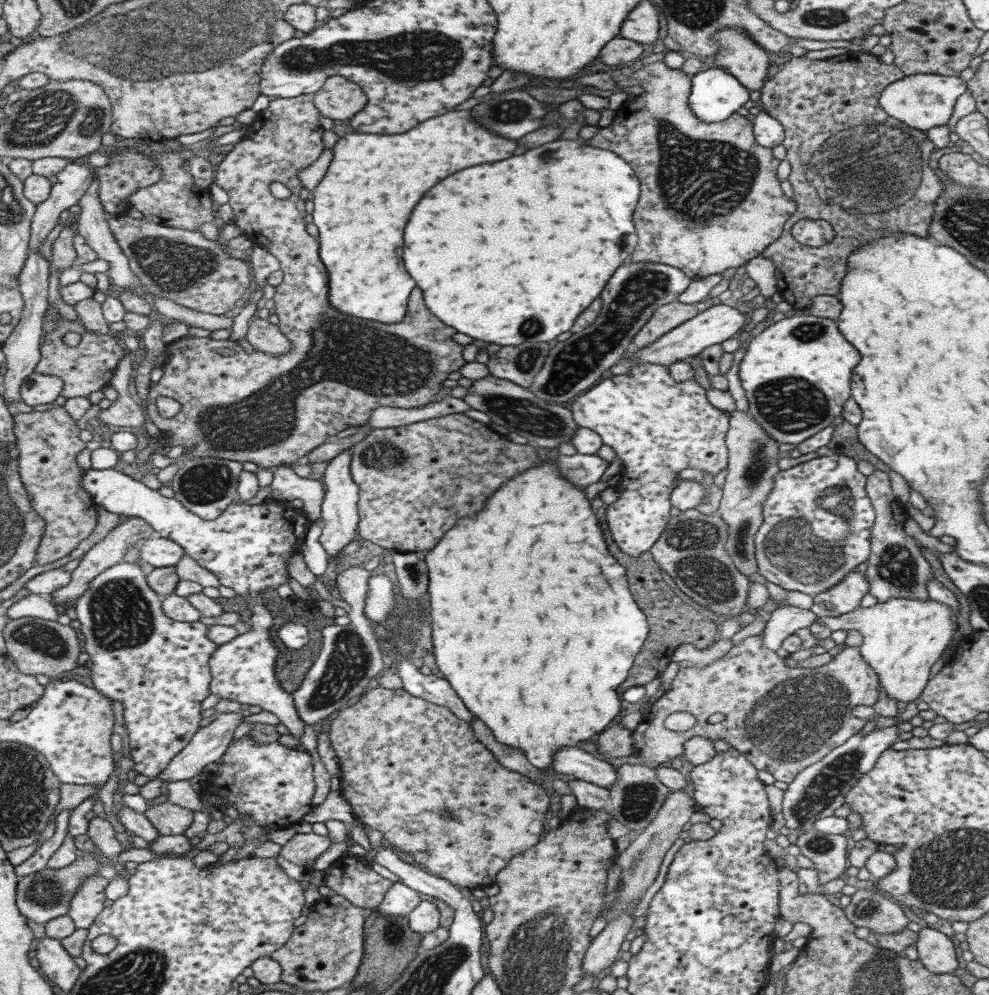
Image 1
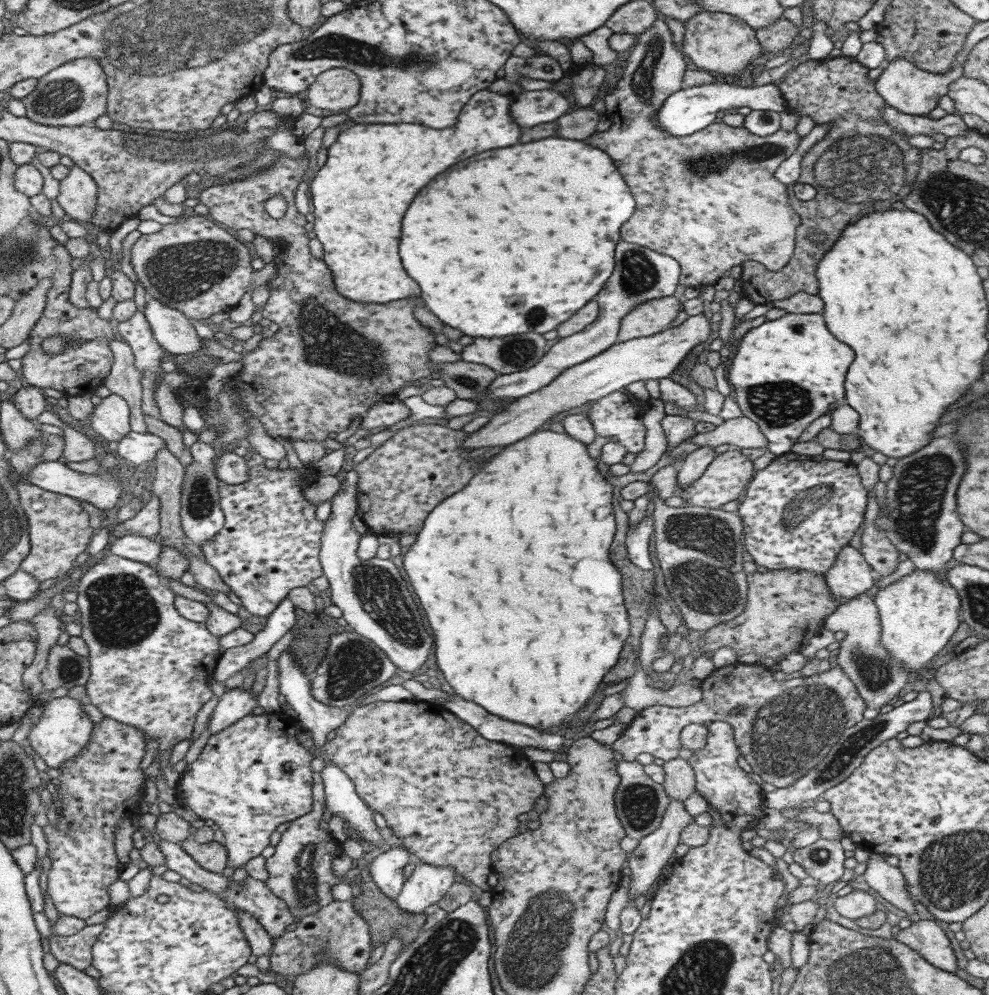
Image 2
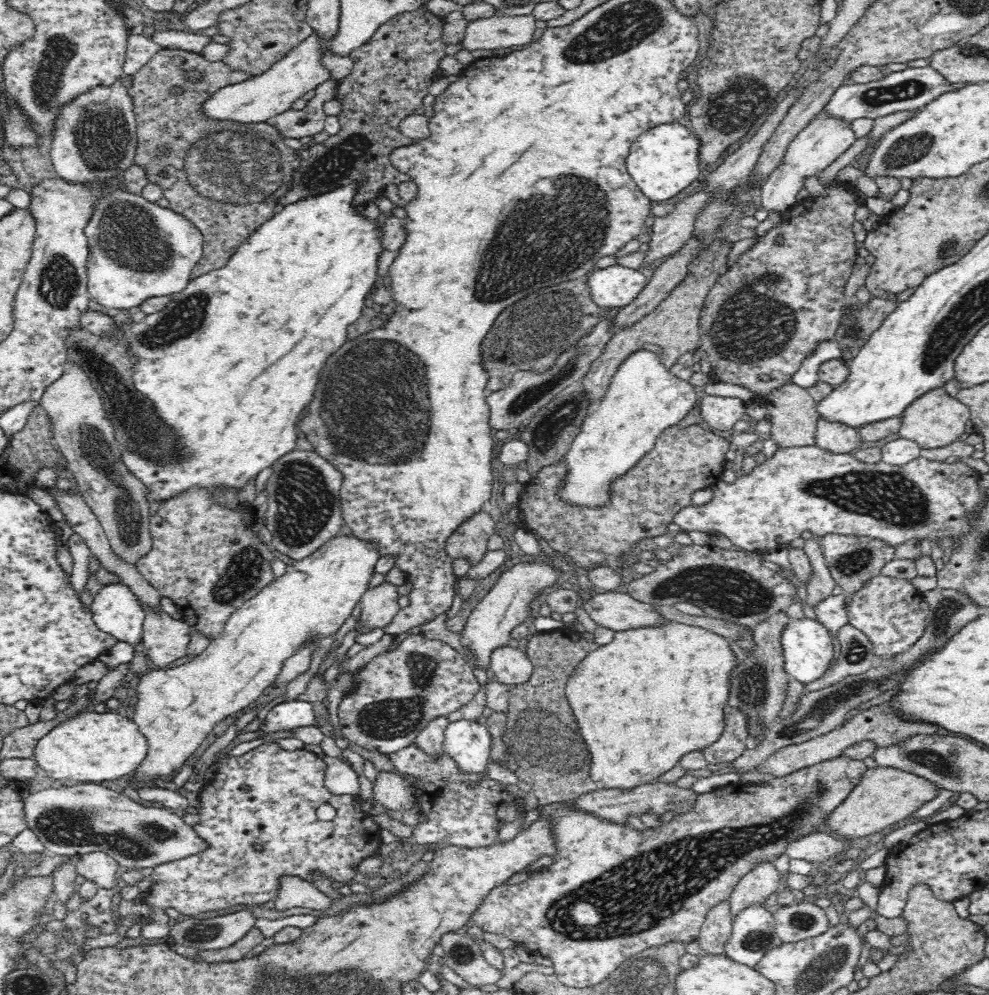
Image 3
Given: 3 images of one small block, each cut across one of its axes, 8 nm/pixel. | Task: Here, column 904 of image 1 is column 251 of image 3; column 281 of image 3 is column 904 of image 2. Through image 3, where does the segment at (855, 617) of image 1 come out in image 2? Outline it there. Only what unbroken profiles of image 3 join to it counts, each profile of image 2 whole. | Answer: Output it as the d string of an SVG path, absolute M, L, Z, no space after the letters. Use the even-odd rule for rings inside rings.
M918 570L880 589L875 595L879 613L881 644L892 659L909 672L920 671L932 661L956 632L960 623L961 600L947 578Z

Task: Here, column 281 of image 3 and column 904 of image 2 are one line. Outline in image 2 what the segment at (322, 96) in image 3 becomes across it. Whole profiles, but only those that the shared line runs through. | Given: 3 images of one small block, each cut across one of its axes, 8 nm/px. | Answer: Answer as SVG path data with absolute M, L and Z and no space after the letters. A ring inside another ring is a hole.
M884 104L882 119L895 132L900 132L909 137L918 134L928 136L937 133L946 137L964 137L971 136L973 132L960 115L947 114L940 119L932 119L929 116L912 116L912 114L898 112L896 108L892 108L888 104Z

